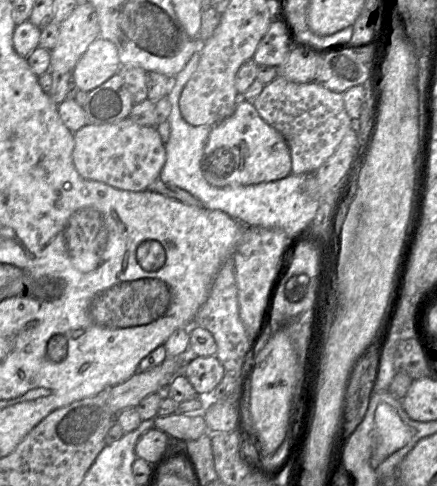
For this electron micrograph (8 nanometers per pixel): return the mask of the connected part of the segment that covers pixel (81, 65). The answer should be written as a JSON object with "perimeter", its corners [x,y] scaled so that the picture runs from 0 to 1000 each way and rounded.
{"perimeter":[[[224,76],[199,99],[165,144],[165,163],[183,185],[206,189],[277,142],[265,95]]]}

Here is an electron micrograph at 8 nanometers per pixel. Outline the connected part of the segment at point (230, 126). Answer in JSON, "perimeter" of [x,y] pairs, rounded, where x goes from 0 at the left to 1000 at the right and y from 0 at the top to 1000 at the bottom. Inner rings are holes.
{"perimeter":[[[549,200],[535,233],[483,261],[460,352],[469,370],[497,387],[638,370],[668,356],[664,307],[645,276],[595,241],[574,210]]]}

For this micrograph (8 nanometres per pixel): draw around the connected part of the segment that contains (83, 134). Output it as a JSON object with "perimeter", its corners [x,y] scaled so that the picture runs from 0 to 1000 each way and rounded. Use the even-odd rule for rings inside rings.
{"perimeter":[[[293,241],[263,253],[197,255],[169,274],[167,335],[178,356],[199,370],[236,374],[277,391],[327,393],[364,366],[378,331],[378,296],[357,261],[320,259]]]}

